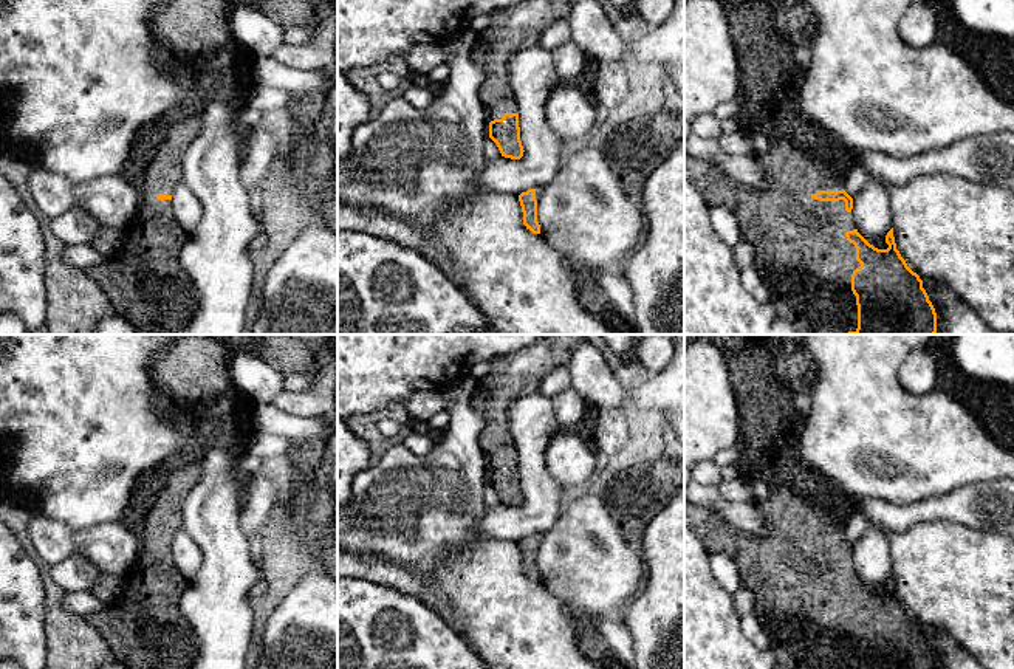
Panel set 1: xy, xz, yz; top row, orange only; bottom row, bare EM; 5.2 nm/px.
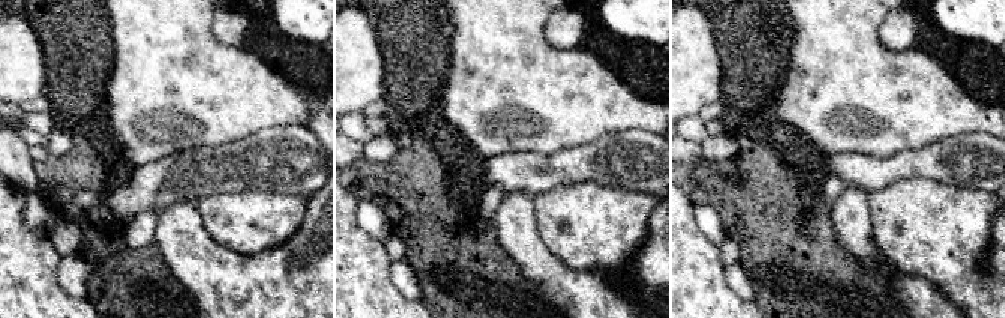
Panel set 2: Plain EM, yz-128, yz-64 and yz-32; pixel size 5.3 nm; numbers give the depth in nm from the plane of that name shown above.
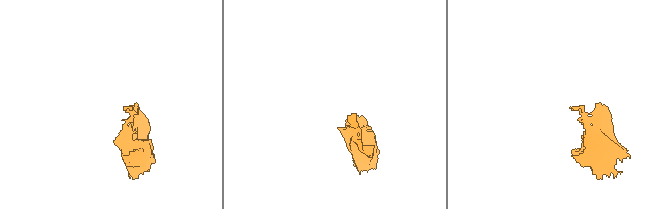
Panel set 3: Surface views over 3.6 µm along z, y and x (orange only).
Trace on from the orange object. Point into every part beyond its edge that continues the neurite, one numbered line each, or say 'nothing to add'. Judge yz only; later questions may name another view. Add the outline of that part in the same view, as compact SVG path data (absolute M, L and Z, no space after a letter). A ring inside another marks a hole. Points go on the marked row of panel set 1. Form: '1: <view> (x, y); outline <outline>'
1: yz (801, 251); outline M790 135L783 139L771 139L769 149L757 155L765 169L769 186L755 192L723 175L712 164L684 156L684 180L690 181L711 206L723 206L732 212L740 229L740 238L754 249L752 266L757 269L769 293L769 302L780 316L794 325L802 334L847 334L858 328L856 296L851 291L851 274L861 263L856 260L856 248L845 237L856 229L853 214L845 211L845 201L820 201L811 195L819 190L845 190L844 177L839 177L820 156L819 147L807 136Z

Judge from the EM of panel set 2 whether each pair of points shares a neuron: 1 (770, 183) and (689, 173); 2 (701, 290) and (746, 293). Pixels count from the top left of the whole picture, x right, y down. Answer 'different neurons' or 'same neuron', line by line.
1: same neuron
2: different neurons

